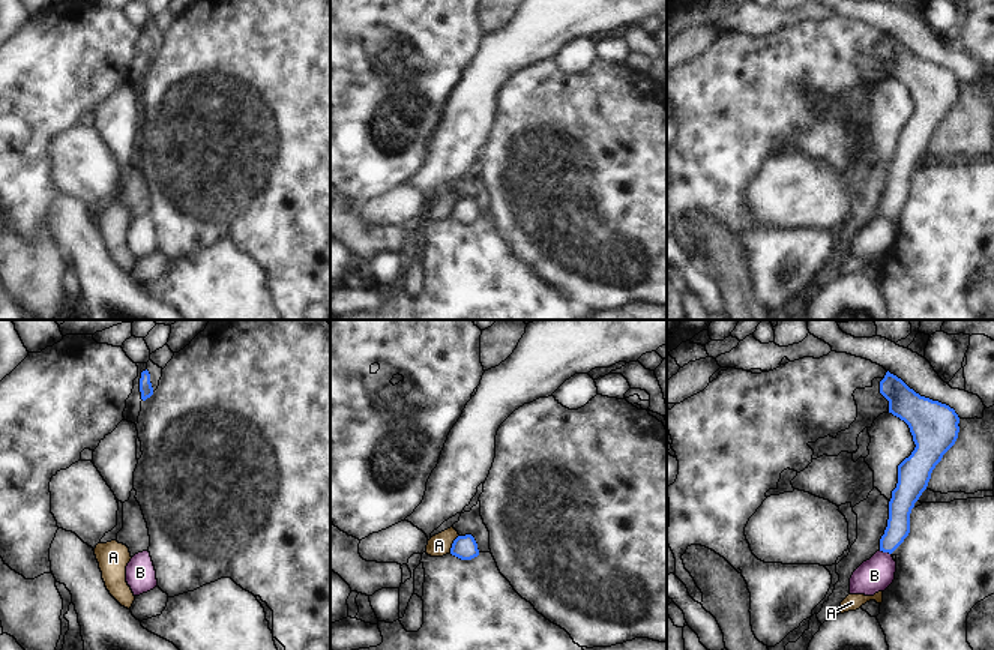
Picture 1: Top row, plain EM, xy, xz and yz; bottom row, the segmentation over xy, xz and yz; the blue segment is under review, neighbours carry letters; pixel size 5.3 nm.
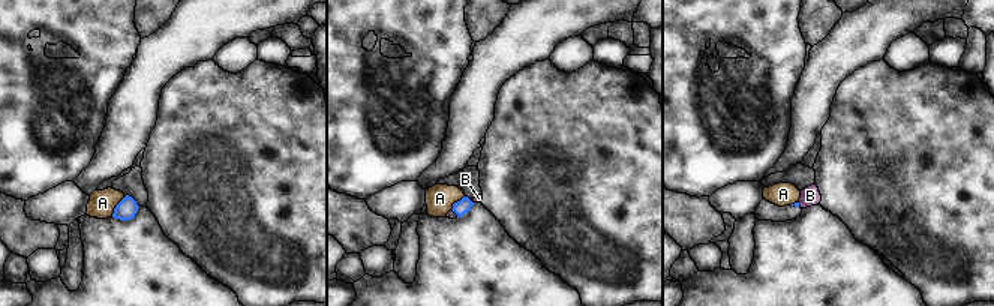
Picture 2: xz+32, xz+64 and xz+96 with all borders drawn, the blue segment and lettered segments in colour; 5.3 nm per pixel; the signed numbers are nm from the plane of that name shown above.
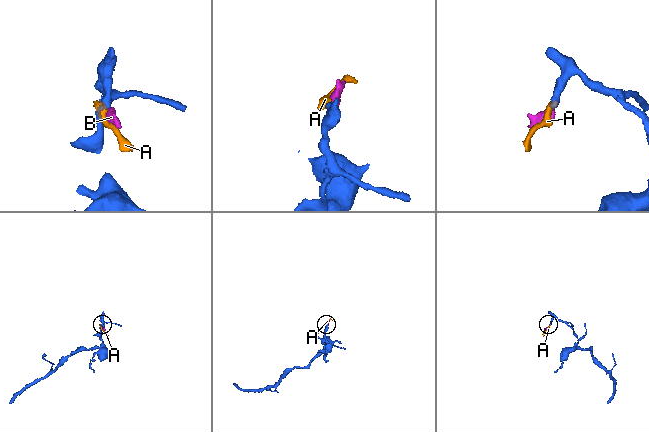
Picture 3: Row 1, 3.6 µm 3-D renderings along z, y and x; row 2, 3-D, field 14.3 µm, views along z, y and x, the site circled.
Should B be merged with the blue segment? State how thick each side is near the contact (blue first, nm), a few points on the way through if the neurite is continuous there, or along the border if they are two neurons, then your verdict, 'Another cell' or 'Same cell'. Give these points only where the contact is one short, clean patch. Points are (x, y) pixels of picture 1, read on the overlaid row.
Thickness 130 nm (blue) against 180 nm. Boundary: yz (880, 550), (891, 554). Another cell

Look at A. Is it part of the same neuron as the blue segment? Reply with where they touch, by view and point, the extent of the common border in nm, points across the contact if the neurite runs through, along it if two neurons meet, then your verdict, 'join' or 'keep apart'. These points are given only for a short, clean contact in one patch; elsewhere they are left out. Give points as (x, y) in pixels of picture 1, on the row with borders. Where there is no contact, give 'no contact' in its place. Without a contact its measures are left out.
contact xz (452, 544); length 110 nm; border xz (458, 535), (449, 551); keep apart

